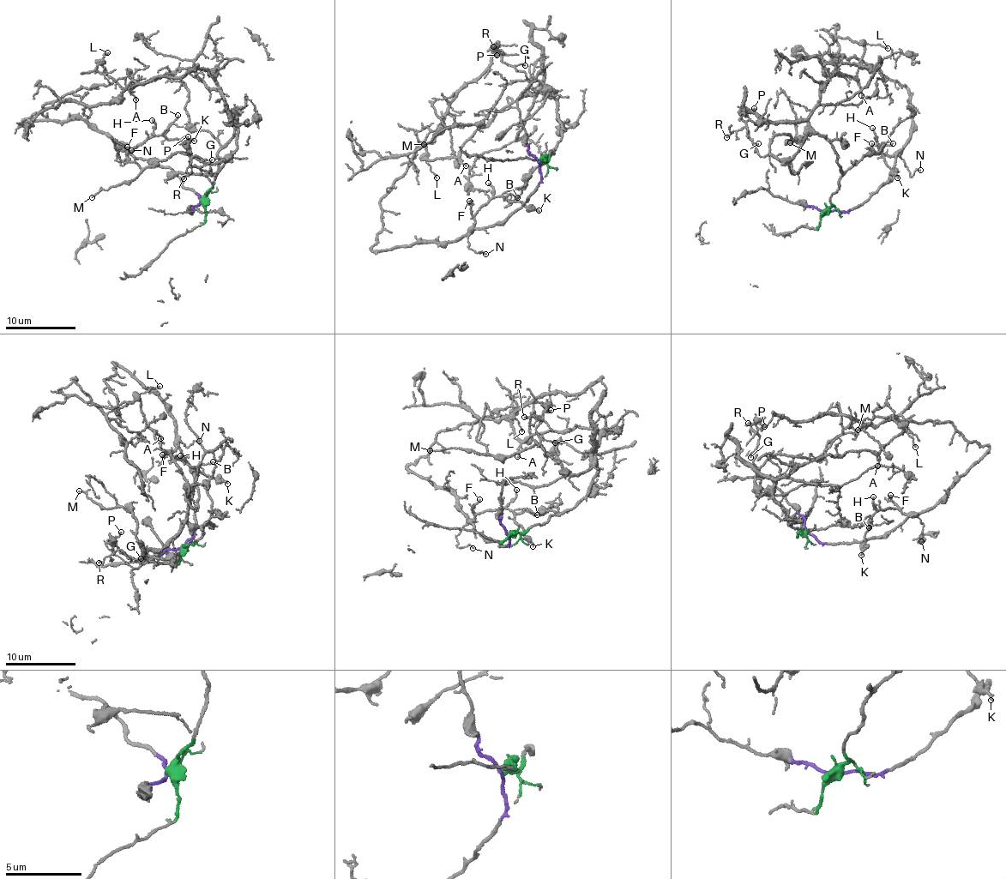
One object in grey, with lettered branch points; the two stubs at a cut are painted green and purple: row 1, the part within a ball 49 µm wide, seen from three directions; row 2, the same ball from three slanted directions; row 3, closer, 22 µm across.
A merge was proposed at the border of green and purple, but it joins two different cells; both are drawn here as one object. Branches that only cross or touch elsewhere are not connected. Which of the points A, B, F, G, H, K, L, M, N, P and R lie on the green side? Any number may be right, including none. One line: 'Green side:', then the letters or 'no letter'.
Green side: A, G, L, M, P, R

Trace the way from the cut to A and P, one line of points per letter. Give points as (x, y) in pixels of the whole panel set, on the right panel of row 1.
A: (828, 213), (842, 169), (834, 146), (809, 121), (833, 72), (853, 79), (861, 96)
P: (828, 213), (842, 171), (834, 146), (822, 135), (810, 134), (795, 156), (762, 157), (742, 119), (755, 108)

